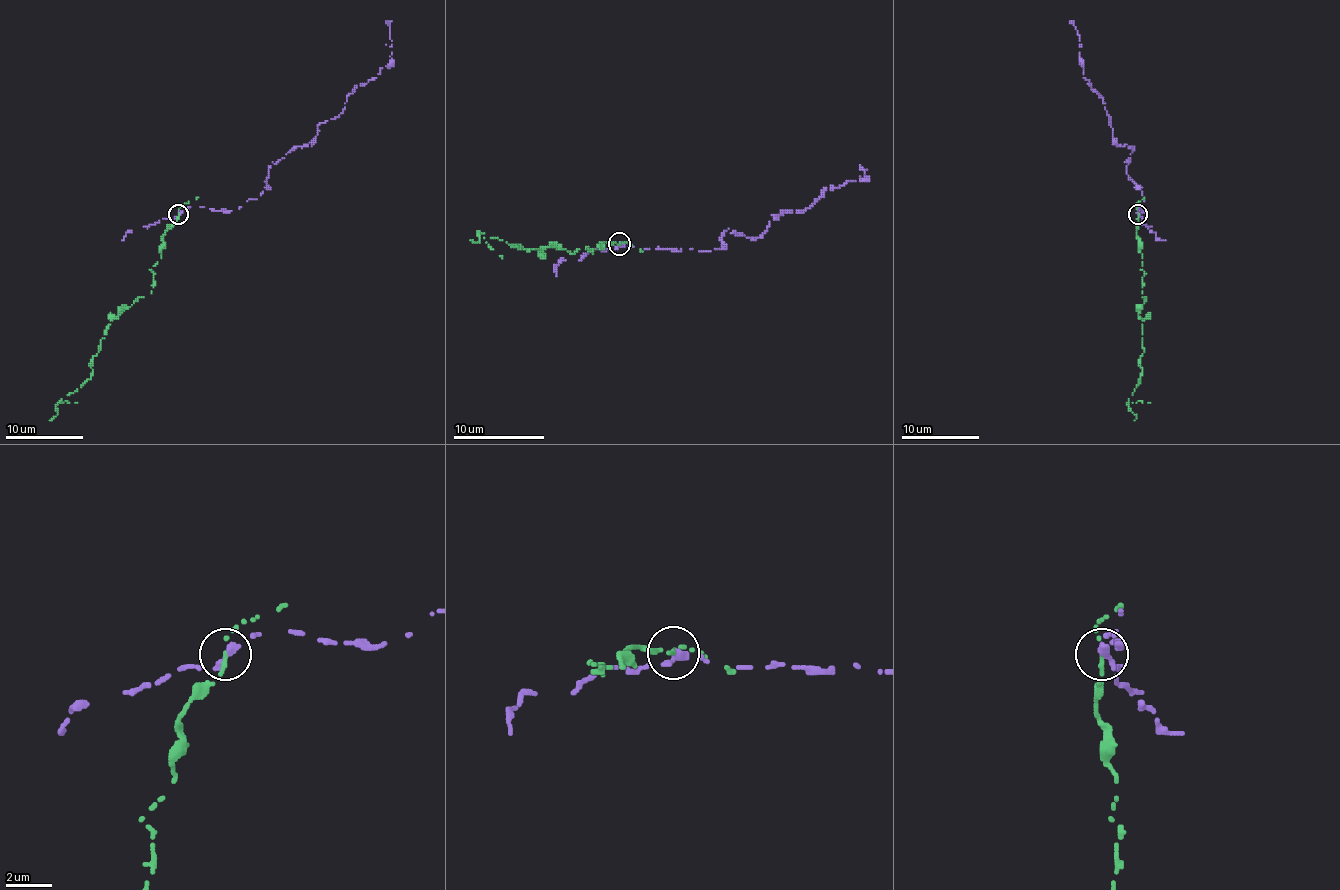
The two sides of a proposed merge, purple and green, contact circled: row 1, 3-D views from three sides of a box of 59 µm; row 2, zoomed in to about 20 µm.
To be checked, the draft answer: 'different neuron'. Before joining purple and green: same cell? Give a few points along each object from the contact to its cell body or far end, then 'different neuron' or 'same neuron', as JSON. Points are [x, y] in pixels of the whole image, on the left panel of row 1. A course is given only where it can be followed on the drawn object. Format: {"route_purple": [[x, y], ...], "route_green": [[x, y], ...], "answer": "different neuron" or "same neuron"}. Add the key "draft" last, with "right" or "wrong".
{"route_purple": [[178, 215], [190, 207], [231, 211], [257, 199], [272, 162], [311, 144], [317, 127], [390, 62], [386, 21]], "route_green": [[178, 215], [149, 269], [151, 293], [110, 320], [92, 375], [61, 398], [49, 420]], "answer": "different neuron", "draft": "right"}

